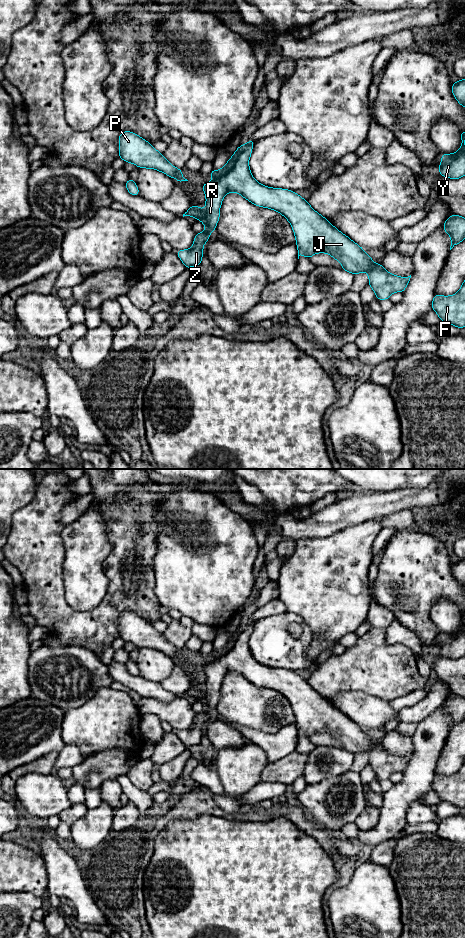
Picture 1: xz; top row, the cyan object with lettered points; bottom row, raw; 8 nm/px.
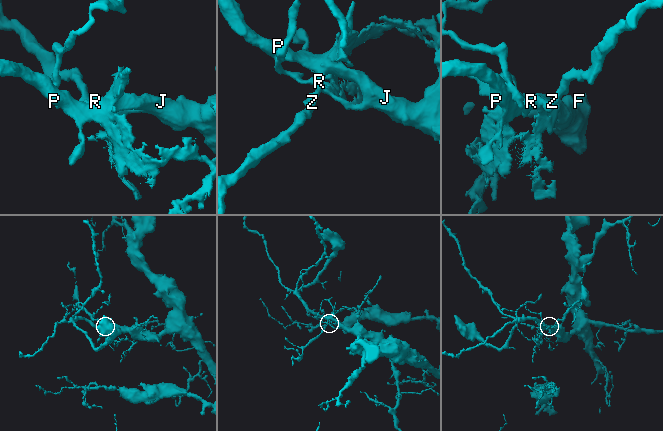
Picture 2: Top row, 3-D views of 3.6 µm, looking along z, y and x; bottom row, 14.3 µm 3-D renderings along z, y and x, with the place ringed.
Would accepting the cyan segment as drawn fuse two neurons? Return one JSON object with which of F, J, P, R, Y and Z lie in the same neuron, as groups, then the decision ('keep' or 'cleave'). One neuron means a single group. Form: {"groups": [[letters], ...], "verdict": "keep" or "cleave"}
{"groups": [["F", "J", "P", "R", "Y", "Z"]], "verdict": "keep"}

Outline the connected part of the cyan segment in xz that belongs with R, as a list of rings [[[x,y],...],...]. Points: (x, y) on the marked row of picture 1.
[[[249,139],[246,145],[240,145],[222,169],[211,171],[210,176],[213,180],[201,186],[206,196],[205,209],[202,210],[199,206],[192,205],[183,214],[183,217],[191,216],[202,221],[206,229],[204,232],[197,233],[191,249],[177,251],[176,254],[185,267],[190,269],[192,266],[200,265],[203,256],[203,246],[210,238],[210,233],[216,229],[220,217],[219,211],[222,200],[227,193],[236,192],[256,206],[273,209],[281,213],[290,222],[296,238],[298,259],[300,255],[310,259],[316,253],[327,253],[342,264],[343,270],[353,275],[367,272],[369,286],[374,290],[378,300],[389,299],[394,292],[403,293],[410,281],[411,275],[408,277],[399,277],[386,271],[381,263],[375,264],[371,257],[364,252],[362,247],[341,233],[327,219],[317,213],[309,205],[307,200],[303,199],[294,191],[267,187],[261,185],[254,179],[248,164],[254,142]]]

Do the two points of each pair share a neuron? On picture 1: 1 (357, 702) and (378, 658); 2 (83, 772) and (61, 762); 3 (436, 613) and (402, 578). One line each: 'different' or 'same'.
1: different
2: different
3: different

